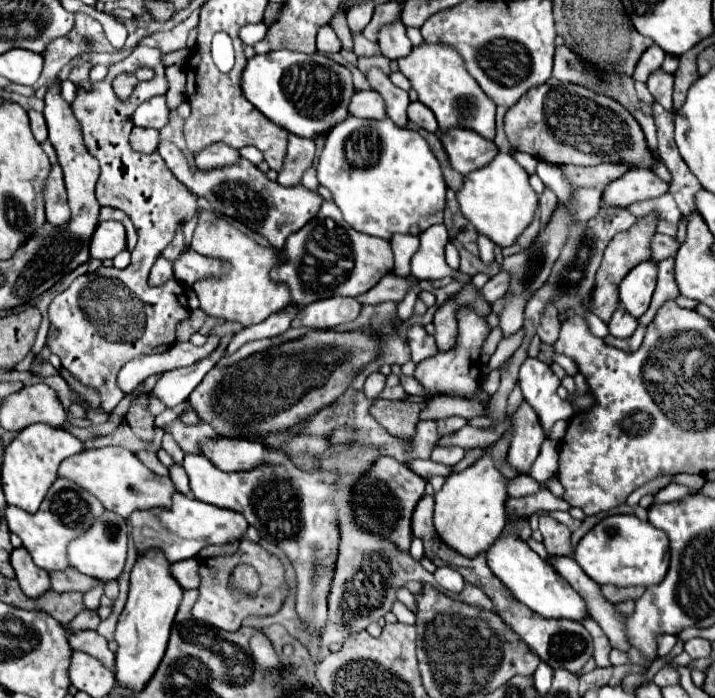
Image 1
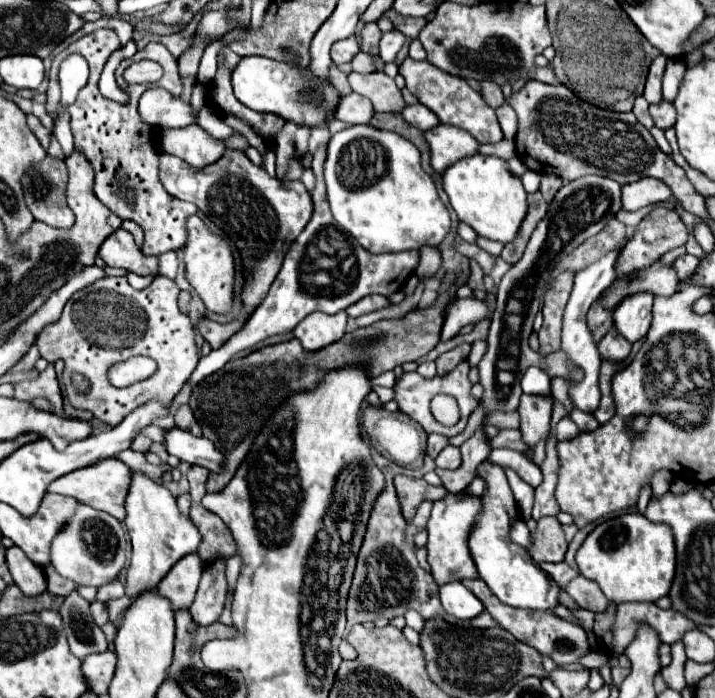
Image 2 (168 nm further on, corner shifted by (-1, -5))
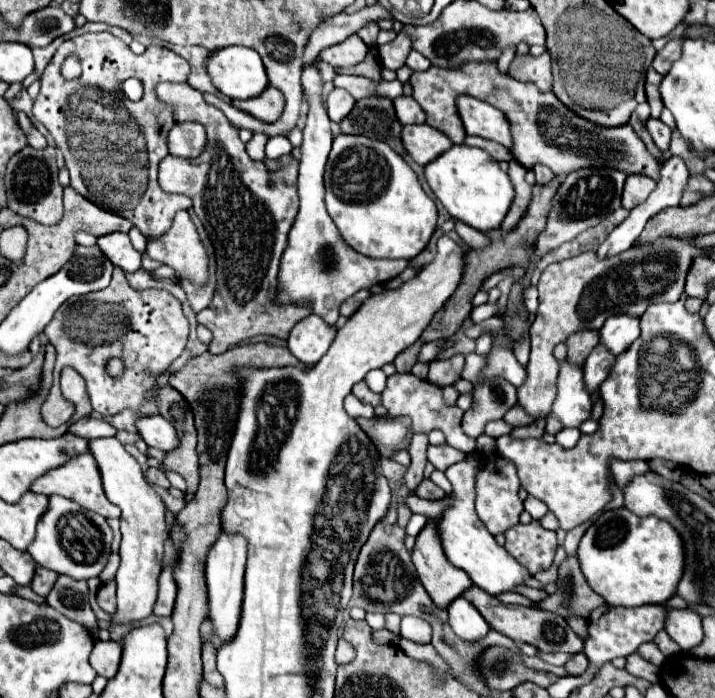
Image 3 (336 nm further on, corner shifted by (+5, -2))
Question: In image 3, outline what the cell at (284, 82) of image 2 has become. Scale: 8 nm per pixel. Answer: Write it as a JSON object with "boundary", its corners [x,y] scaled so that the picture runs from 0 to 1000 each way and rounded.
{"boundary":[[[319,66],[291,83],[299,123],[319,140],[347,143],[364,138],[378,120],[364,77],[344,66]]]}

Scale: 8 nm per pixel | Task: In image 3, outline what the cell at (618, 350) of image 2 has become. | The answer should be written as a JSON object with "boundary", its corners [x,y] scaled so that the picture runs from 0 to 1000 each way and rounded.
{"boundary":[[[836,493],[825,504],[825,510],[817,519],[817,547],[825,562],[831,562],[848,544],[859,519],[862,519],[862,510],[856,510],[856,504],[850,504],[850,499],[845,499],[842,493]]]}

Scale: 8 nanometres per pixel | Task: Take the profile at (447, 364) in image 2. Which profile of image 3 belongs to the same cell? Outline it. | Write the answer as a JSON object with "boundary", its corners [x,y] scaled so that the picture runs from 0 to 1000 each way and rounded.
{"boundary":[[[638,507],[638,510],[624,513],[624,516],[604,516],[599,544],[604,550],[613,550],[613,553],[635,550],[643,542],[646,527],[649,527],[649,510],[646,507]]]}

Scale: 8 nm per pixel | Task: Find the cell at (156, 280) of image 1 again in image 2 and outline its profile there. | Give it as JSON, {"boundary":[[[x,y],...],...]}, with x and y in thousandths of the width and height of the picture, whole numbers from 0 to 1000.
{"boundary":[[[173,328],[159,331],[159,337],[143,348],[140,368],[151,383],[171,383],[190,394],[221,394],[221,371],[201,365]]]}

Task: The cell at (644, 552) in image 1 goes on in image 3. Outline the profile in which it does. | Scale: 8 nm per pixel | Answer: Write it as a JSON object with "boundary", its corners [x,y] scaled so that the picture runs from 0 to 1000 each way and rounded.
{"boundary":[[[878,728],[842,734],[814,768],[806,797],[820,834],[850,868],[929,865],[943,851],[957,808],[948,762],[926,742],[892,742]]]}

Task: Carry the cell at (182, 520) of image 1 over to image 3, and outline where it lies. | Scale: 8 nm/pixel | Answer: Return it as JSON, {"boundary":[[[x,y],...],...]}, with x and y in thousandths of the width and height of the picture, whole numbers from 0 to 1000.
{"boundary":[[[134,628],[126,633],[126,648],[137,662],[143,676],[145,705],[154,719],[159,719],[168,731],[168,814],[162,819],[165,840],[165,874],[157,883],[157,891],[187,891],[201,888],[213,880],[213,868],[218,862],[218,828],[227,817],[229,799],[229,777],[235,774],[235,751],[232,751],[232,725],[229,716],[218,708],[218,702],[201,688],[196,665],[173,645],[173,639],[162,628]]]}

